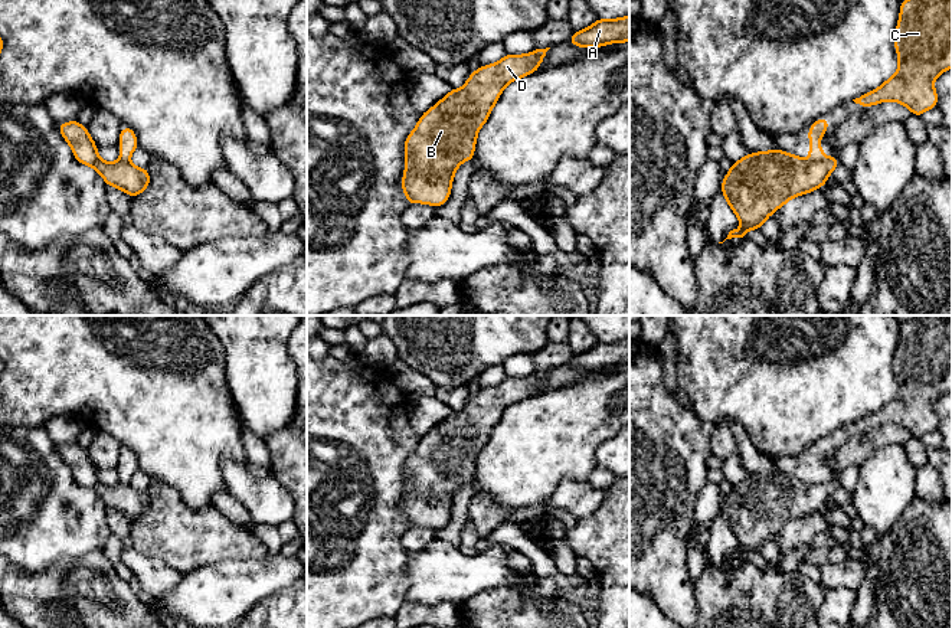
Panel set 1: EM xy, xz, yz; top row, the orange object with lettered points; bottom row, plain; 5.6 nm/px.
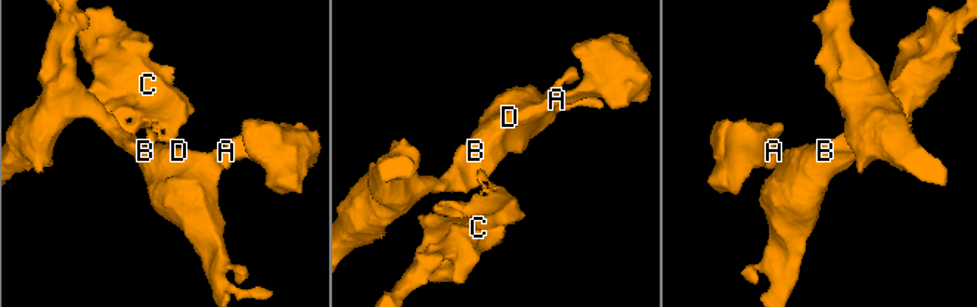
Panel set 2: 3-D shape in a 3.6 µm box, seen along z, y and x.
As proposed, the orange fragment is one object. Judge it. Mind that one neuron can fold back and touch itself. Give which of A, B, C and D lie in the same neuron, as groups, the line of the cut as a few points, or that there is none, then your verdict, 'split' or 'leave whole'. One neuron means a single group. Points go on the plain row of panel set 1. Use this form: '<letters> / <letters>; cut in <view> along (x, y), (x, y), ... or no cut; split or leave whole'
A B D / C; cut in yz along (811, 483), (818, 484); split

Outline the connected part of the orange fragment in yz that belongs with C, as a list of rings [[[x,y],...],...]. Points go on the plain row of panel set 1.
[[[917,315],[902,323],[894,370],[899,380],[897,395],[877,412],[853,423],[861,431],[896,423],[907,429],[913,438],[920,439],[925,434],[938,429],[933,403],[952,390],[952,315]]]

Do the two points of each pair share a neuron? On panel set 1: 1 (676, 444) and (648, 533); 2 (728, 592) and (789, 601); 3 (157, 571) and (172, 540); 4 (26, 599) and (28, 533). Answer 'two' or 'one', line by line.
1: one
2: one
3: two
4: two

